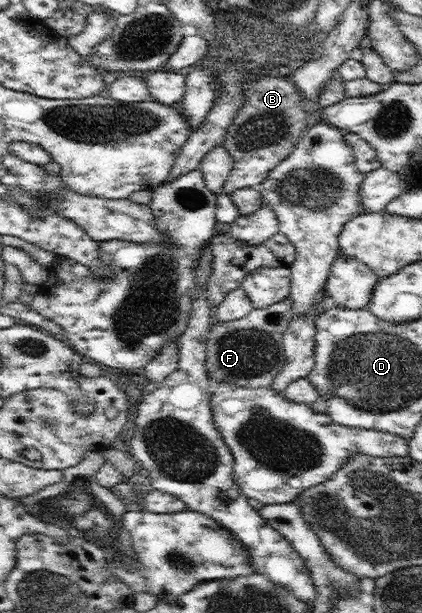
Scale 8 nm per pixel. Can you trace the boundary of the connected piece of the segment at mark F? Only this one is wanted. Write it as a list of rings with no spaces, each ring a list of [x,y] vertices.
[[[291,297],[289,300],[285,300],[267,309],[259,309],[257,307],[249,316],[240,320],[218,321],[208,339],[207,367],[209,368],[210,376],[216,379],[219,384],[224,381],[232,381],[237,385],[246,385],[247,387],[255,387],[257,389],[272,387],[279,375],[287,367],[288,357],[284,340],[297,315],[298,311],[295,307],[295,301]]]

